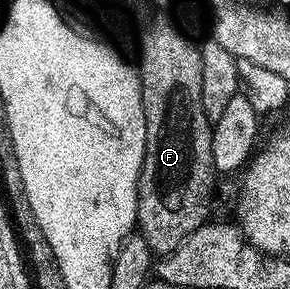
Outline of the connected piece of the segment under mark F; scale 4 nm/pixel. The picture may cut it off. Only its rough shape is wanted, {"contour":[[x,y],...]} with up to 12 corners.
{"contour":[[144,37],[136,220],[156,255],[206,221],[218,180],[200,57]]}

